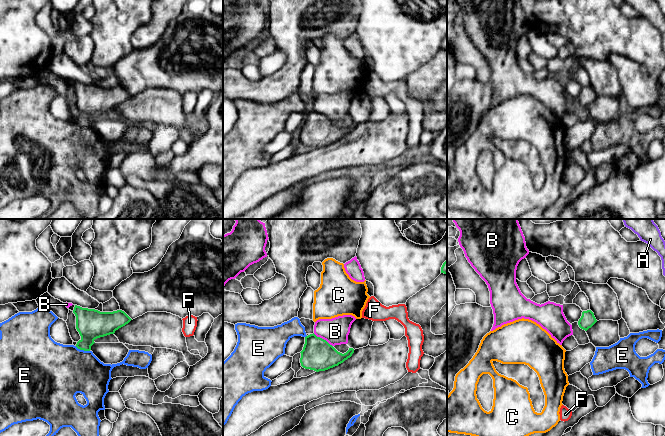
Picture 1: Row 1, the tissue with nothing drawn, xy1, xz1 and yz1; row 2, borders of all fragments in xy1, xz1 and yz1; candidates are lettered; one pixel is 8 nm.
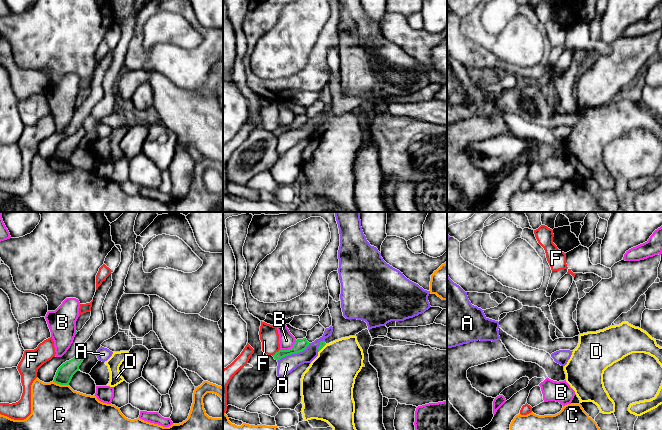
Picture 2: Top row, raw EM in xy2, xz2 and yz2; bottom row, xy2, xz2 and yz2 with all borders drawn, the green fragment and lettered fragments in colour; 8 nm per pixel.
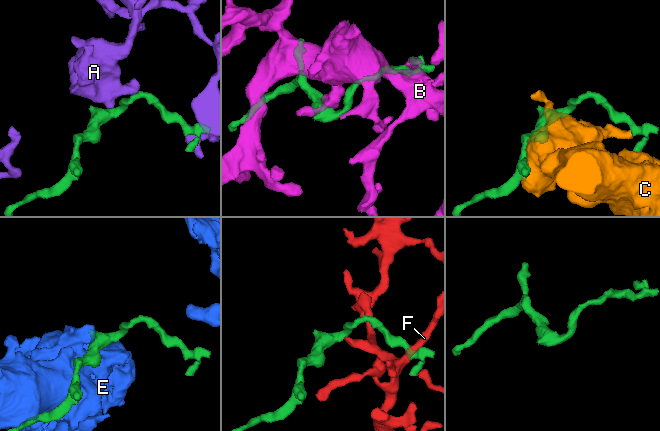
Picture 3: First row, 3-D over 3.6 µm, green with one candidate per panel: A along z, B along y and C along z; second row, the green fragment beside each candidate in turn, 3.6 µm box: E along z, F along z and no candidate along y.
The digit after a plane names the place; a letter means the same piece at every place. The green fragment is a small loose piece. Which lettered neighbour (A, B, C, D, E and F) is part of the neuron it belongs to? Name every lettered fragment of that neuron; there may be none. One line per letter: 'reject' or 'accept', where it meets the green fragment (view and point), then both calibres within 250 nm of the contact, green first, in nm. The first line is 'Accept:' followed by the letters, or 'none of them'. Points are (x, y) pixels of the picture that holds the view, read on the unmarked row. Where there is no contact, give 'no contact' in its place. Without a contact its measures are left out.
Accept: none of them
A: reject | xz2 (293, 129) | 100/140 nm
B: reject | xz1 (323, 115) | 260/220 nm
C: reject | xy2 (61, 160) | 140/460 nm
D: reject | xz2 (322, 123) | 50/380 nm
E: reject | xy1 (82, 125) | 240/440 nm
F: reject | xz2 (276, 128) | 100/150 nm

